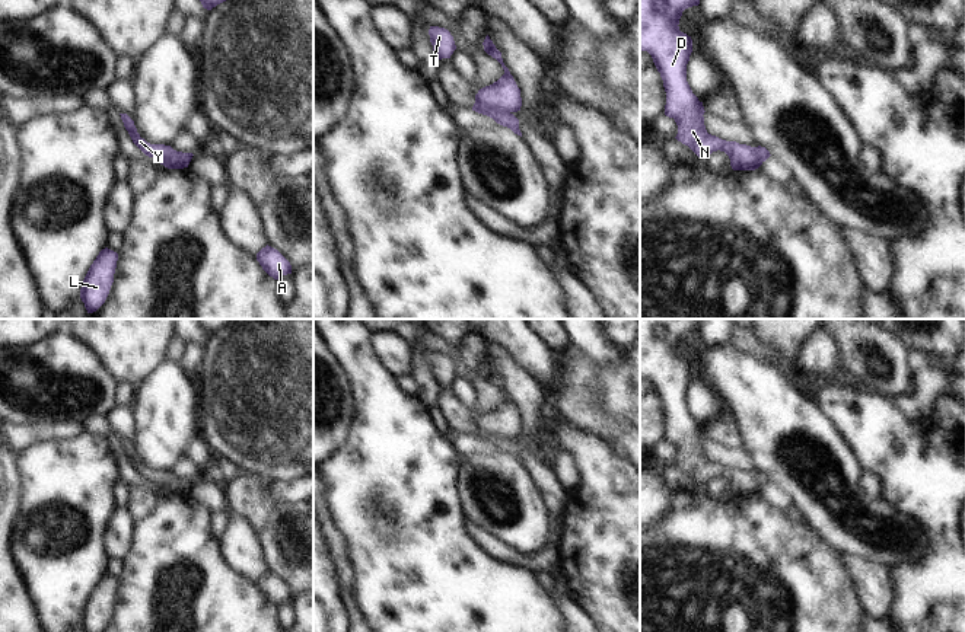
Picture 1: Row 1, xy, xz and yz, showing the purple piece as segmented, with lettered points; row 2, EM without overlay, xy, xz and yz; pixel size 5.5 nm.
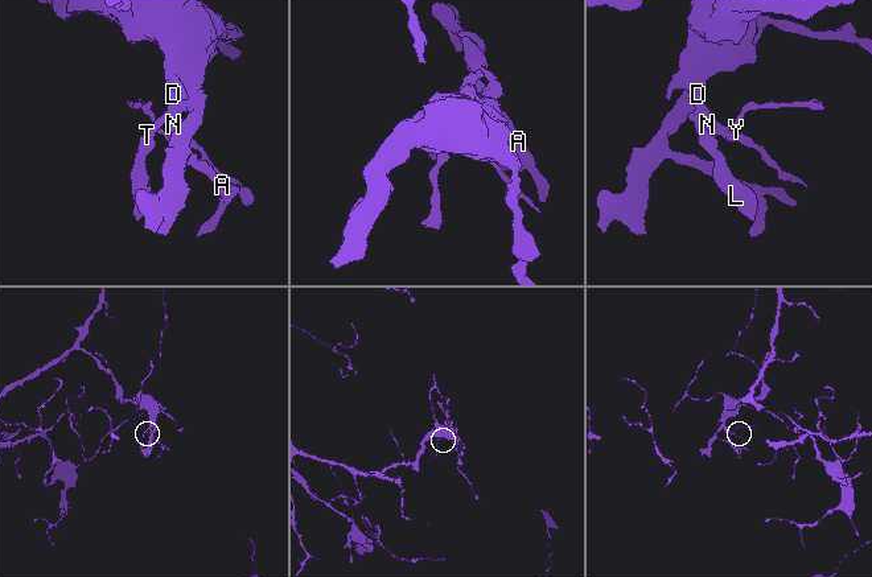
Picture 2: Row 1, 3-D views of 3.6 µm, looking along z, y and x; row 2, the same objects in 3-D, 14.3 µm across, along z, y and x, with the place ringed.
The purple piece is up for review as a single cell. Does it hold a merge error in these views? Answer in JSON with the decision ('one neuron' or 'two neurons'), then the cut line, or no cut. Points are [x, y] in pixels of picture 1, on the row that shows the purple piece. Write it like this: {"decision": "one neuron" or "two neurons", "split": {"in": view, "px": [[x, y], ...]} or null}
{"decision": "two neurons", "split": {"in": "xz", "px": [[475, 99], [487, 107], [509, 112]]}}

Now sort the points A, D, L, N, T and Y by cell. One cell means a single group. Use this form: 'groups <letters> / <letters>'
groups A D L N T / Y

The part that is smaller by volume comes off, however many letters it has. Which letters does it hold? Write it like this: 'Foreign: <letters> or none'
Foreign: Y

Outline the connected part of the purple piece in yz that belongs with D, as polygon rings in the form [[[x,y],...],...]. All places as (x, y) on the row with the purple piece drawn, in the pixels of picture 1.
[[[640,0],[640,51],[647,51],[660,73],[666,92],[665,115],[678,125],[676,140],[688,146],[698,157],[713,151],[724,151],[733,170],[755,170],[762,165],[757,147],[726,141],[707,133],[704,125],[703,102],[692,93],[687,82],[687,64],[692,52],[692,39],[679,31],[679,19],[688,7],[698,6],[700,0]]]

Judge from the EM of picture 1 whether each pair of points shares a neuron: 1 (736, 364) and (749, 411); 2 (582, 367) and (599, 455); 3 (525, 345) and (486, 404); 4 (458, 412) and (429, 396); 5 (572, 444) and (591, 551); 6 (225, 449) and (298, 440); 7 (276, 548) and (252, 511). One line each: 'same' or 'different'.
1: same
2: different
3: different
4: different
5: same
6: same
7: same

